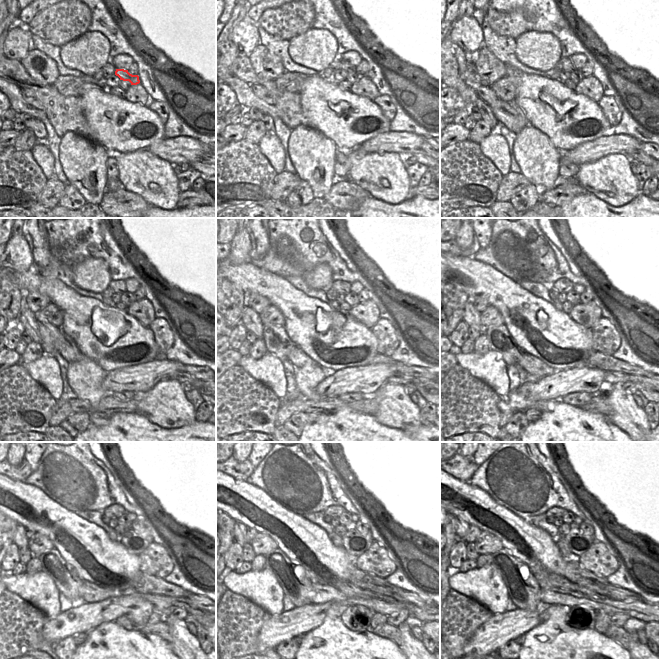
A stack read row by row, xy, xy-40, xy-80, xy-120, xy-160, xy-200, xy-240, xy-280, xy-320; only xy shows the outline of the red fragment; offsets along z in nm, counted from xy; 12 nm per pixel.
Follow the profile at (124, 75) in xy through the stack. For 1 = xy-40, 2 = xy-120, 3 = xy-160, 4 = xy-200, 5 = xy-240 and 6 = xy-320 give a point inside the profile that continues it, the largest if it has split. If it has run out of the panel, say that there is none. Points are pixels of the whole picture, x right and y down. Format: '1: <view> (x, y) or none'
1: xy-40 (345, 66)
2: xy-120 (119, 287)
3: xy-160 (341, 287)
4: xy-200 (563, 286)
5: xy-240 (113, 511)
6: xy-320 (555, 512)

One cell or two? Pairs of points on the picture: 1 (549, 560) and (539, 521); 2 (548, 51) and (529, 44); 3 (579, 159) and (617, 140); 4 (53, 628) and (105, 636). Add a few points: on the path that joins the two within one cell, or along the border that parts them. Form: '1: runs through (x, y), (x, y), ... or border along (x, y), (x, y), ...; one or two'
1: border along (532, 523), (544, 529), (556, 545); two
2: runs through (543, 51), (534, 49); one
3: runs through (588, 152), (608, 144); one
4: border along (107, 621), (85, 632); two

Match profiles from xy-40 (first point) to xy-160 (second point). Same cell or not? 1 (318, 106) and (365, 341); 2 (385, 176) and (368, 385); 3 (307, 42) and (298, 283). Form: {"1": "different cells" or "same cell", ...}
{"1": "same cell", "2": "different cells", "3": "different cells"}

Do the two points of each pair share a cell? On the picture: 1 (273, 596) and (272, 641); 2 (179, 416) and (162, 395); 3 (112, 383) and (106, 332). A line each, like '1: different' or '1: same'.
1: different
2: same
3: different

